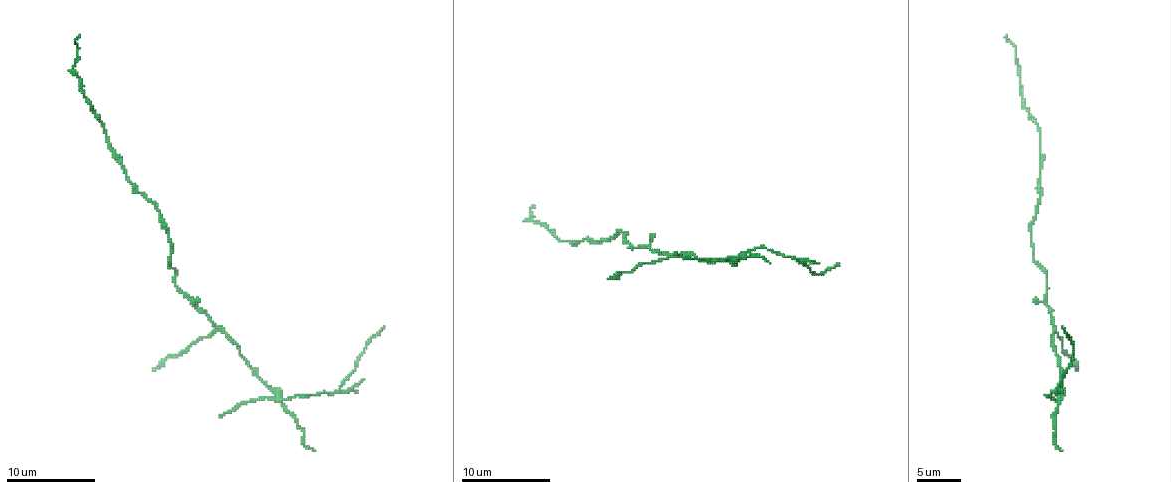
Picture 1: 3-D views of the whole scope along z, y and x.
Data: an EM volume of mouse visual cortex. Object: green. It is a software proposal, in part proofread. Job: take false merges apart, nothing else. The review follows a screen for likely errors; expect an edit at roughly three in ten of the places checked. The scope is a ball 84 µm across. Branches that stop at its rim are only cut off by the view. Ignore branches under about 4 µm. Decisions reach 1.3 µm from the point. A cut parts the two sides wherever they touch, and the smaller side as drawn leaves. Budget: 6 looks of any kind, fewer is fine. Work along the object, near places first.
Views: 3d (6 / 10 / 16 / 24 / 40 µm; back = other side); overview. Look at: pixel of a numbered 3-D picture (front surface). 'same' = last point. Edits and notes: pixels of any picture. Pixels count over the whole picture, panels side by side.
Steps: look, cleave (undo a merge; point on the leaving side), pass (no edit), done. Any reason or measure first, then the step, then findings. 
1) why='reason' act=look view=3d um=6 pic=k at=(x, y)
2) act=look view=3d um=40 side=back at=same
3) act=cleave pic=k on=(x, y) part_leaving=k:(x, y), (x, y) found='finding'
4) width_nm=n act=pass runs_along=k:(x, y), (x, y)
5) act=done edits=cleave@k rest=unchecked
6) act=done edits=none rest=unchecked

why='sudden change in width' act=look view=3d um=10 pic=1 at=(1045, 295)

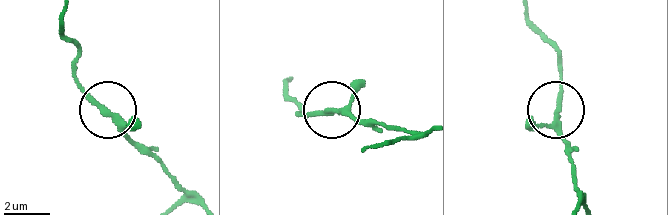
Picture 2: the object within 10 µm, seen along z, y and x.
act=pass runs_along=2:(308, 113), (340, 108), (378, 123) found='one neuron here'

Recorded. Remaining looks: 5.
why='a fork' act=look view=3d um=10 pic=1 at=(219, 329)

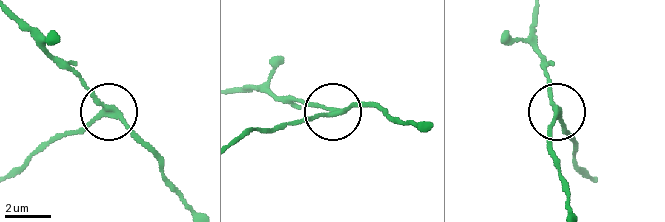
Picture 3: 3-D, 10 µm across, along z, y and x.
arms=3 act=cleave pic=3 on=(82, 128) part_leaving=3:(331, 113), (242, 134) found='two neurons meet here'

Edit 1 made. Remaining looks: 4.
why='see it whole again' act=look view=overview

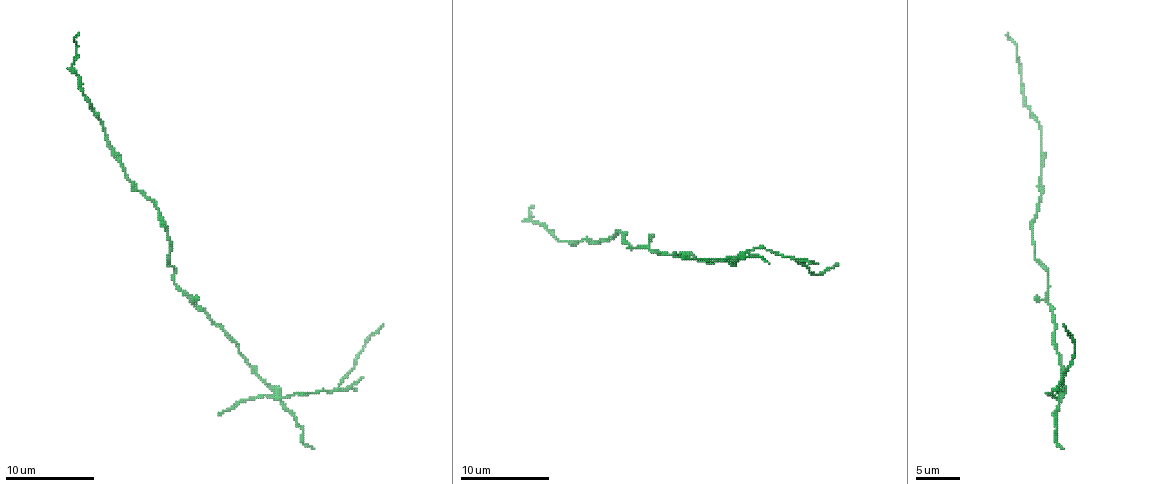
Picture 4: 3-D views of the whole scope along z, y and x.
why='looks like a crossing' act=look view=3d um=10 pic=4 at=(734, 257)

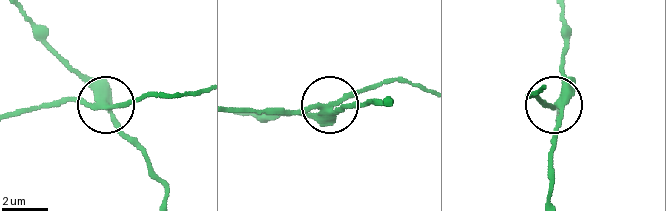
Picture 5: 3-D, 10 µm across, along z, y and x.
why='from behind' act=look view=3d um=10 side=back pic=5 at=(109, 107)

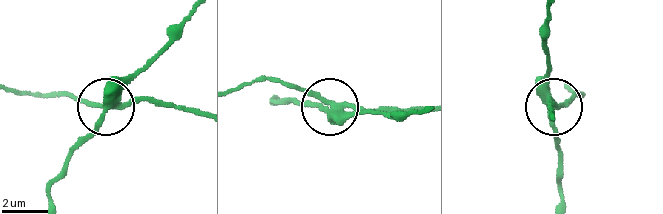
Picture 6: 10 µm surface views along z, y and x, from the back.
side_arm_um=8 arms=4 act=cleave pic=6 on=(147, 100) found='a second neuron is stuck on'

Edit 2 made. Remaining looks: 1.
act=done edits=cleave@3,cleave@6 rest=unchecked

